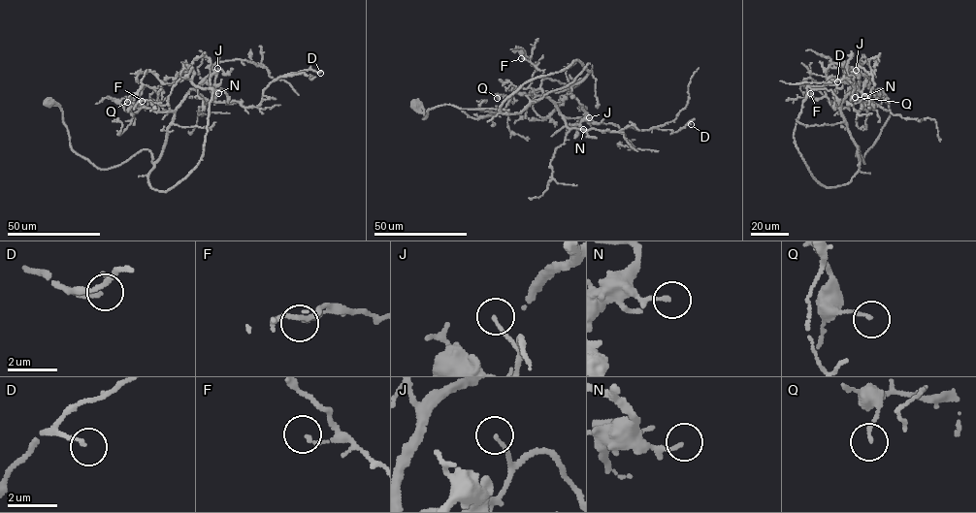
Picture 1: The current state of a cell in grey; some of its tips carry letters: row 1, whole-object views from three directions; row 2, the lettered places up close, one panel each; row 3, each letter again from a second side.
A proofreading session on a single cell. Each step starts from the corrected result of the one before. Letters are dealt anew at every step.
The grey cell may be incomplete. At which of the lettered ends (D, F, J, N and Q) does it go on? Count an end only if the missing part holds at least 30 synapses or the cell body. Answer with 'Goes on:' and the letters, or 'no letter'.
Goes on: D

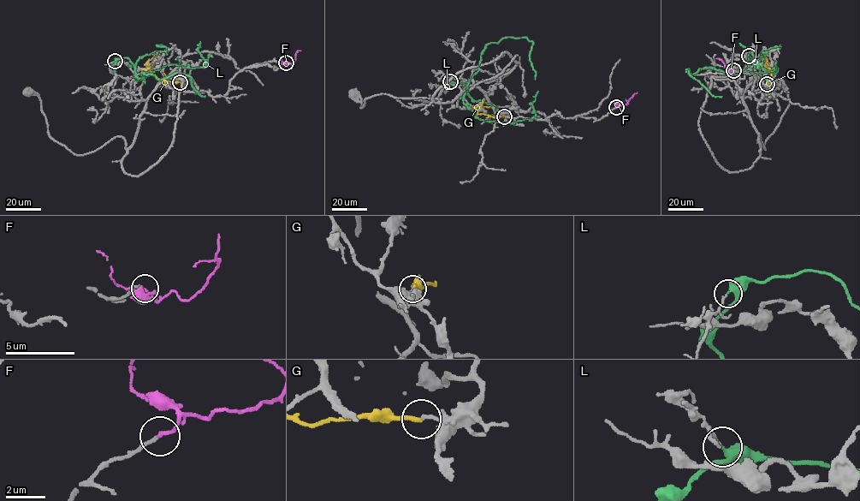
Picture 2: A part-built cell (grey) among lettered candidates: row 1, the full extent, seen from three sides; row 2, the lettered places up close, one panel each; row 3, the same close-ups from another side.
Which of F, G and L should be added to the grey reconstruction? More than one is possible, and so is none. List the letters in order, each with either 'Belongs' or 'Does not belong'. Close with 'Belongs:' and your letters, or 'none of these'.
F: Belongs
G: Does not belong
L: Does not belong
Belongs: F

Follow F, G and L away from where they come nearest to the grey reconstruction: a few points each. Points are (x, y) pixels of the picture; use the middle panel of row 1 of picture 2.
F: (616, 107), (627, 104), (637, 92)
G: (503, 116), (477, 114), (475, 109), (491, 106)
L: (451, 81), (464, 83), (467, 89), (486, 44), (510, 37), (526, 38), (533, 43), (529, 56), (535, 79)

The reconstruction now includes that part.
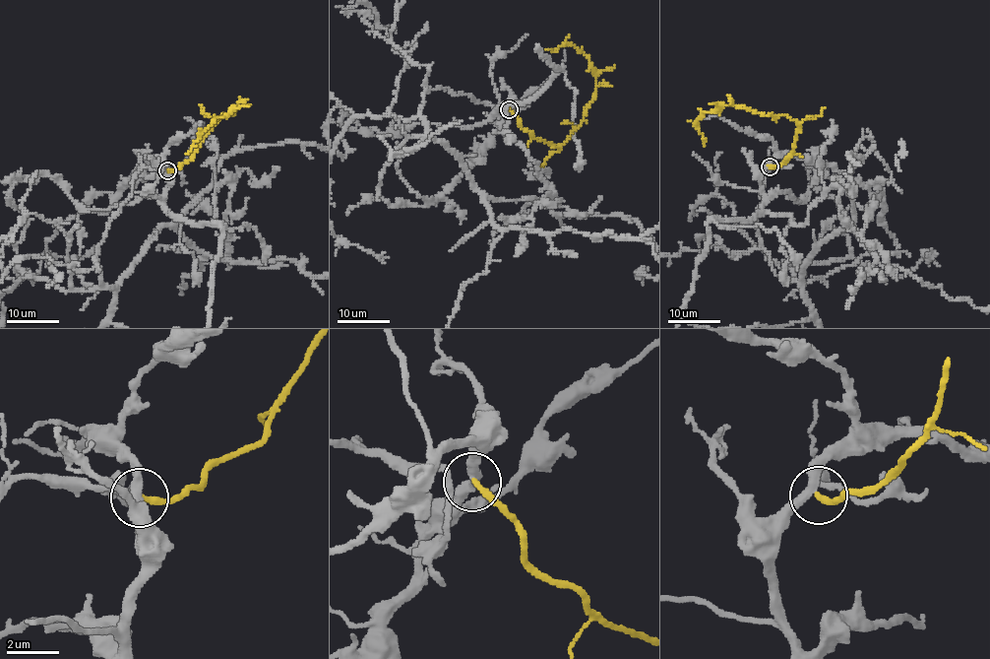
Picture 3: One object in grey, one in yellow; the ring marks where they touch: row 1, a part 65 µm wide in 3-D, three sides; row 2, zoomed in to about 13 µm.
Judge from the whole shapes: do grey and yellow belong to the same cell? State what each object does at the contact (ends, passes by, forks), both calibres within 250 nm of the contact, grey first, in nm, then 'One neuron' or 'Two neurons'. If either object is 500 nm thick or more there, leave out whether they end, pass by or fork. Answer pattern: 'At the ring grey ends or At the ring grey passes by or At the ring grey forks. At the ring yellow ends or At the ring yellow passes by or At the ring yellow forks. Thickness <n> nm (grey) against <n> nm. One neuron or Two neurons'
At the ring grey forks. At the ring yellow ends. Thickness 280 nm (grey) against 240 nm. Two neurons

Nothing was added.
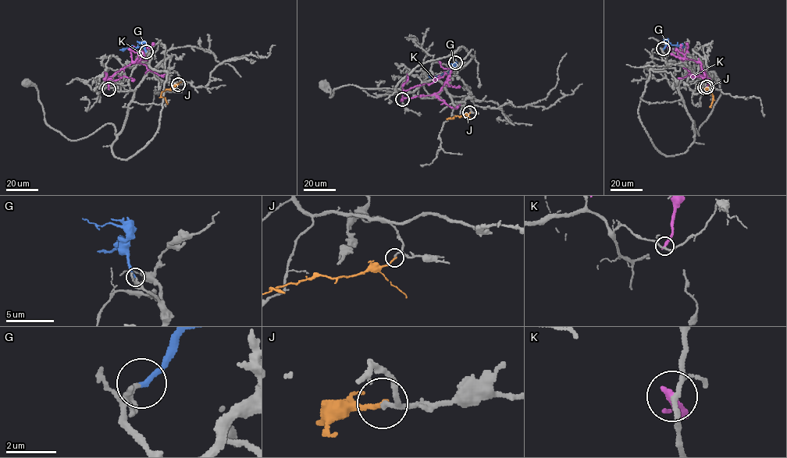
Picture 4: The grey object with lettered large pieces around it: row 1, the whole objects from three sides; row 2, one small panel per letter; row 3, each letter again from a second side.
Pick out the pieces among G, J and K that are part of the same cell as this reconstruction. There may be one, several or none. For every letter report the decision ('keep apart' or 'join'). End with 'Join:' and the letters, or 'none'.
G: join
J: keep apart
K: keep apart
Join: G

